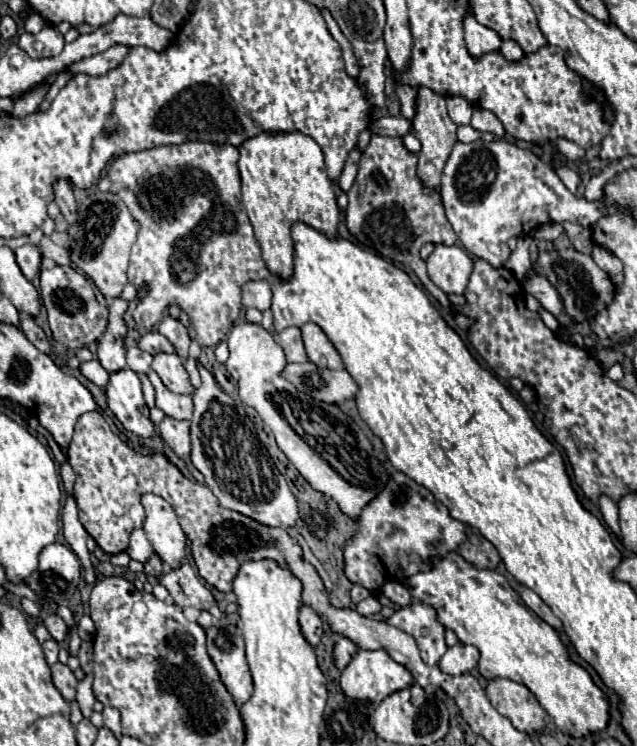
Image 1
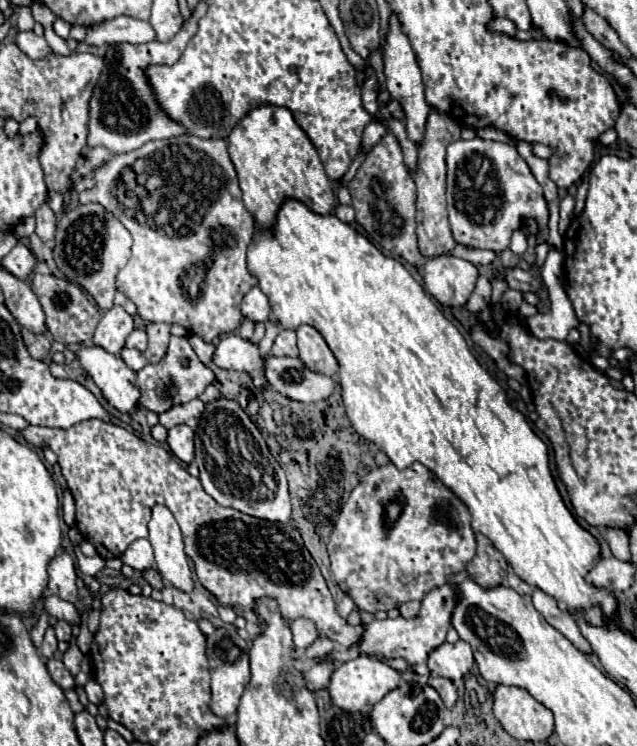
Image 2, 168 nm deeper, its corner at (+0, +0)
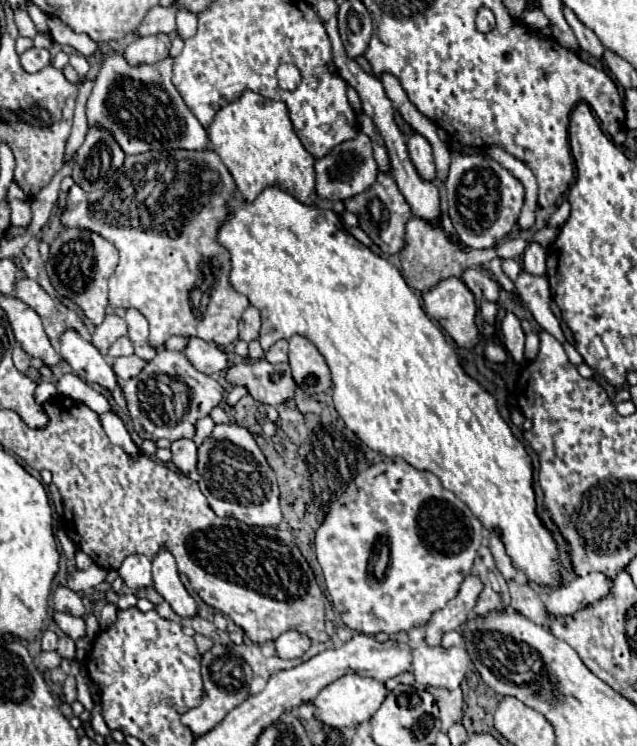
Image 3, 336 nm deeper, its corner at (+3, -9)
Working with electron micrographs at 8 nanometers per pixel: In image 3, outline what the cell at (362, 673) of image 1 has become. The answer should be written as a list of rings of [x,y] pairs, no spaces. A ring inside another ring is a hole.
[[[344,675],[340,679],[336,679],[334,683],[326,685],[318,697],[314,699],[314,707],[316,707],[316,717],[336,729],[342,727],[356,727],[364,721],[368,721],[378,707],[382,705],[382,701],[386,699],[388,689],[384,687],[384,683],[372,679],[372,677],[360,677],[360,675]]]

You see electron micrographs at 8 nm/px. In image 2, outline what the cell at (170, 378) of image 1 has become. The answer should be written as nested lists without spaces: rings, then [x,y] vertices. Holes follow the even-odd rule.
[[[147,324],[145,326],[145,332],[149,336],[145,356],[149,362],[159,362],[163,358],[163,352],[167,352],[169,328],[171,328],[169,324]]]

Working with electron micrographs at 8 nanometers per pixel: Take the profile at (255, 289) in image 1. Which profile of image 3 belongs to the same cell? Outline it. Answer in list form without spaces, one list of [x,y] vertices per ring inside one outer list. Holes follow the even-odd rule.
[[[248,305],[248,309],[244,311],[242,319],[240,319],[240,339],[242,341],[252,341],[258,339],[260,333],[260,311],[254,305]]]

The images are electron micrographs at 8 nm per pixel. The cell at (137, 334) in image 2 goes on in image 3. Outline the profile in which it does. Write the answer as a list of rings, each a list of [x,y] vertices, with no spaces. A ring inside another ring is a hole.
[[[120,337],[120,339],[108,349],[108,355],[110,355],[112,359],[122,357],[122,355],[132,355],[132,353],[134,353],[134,347],[132,347],[132,343],[130,343],[128,337]]]

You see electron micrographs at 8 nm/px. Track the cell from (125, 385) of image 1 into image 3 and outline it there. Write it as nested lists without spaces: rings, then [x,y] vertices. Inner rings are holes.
[[[66,331],[60,339],[60,355],[70,363],[72,371],[88,381],[98,383],[110,393],[118,387],[118,377],[112,369],[112,363],[106,355],[102,355],[90,341],[86,341],[76,331]]]

